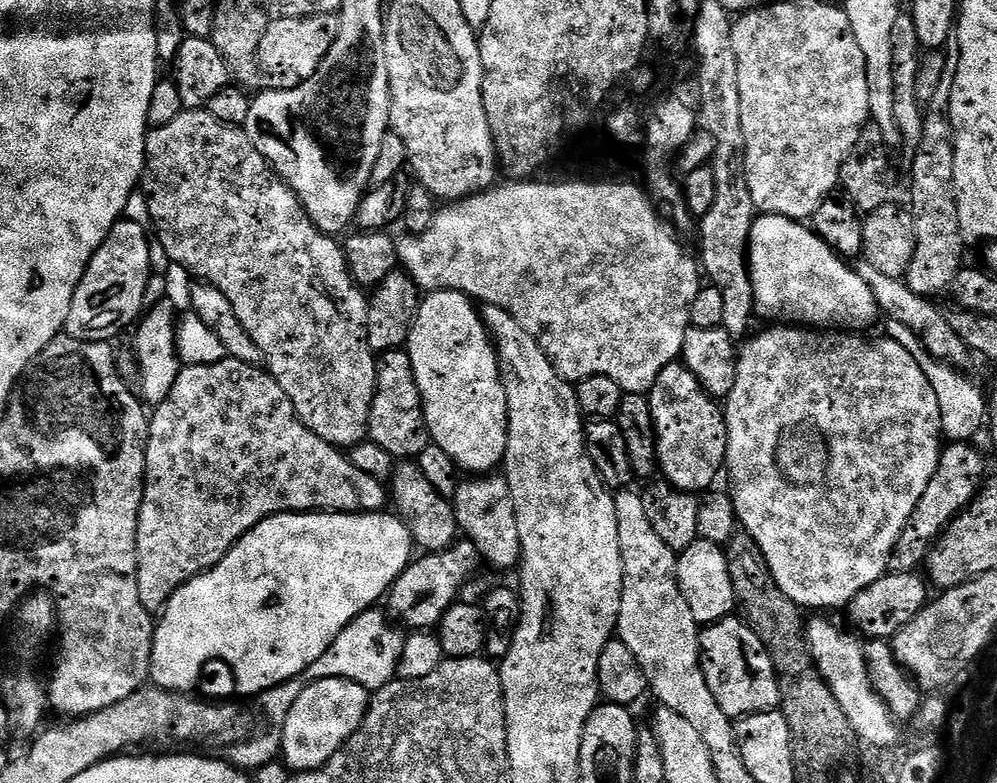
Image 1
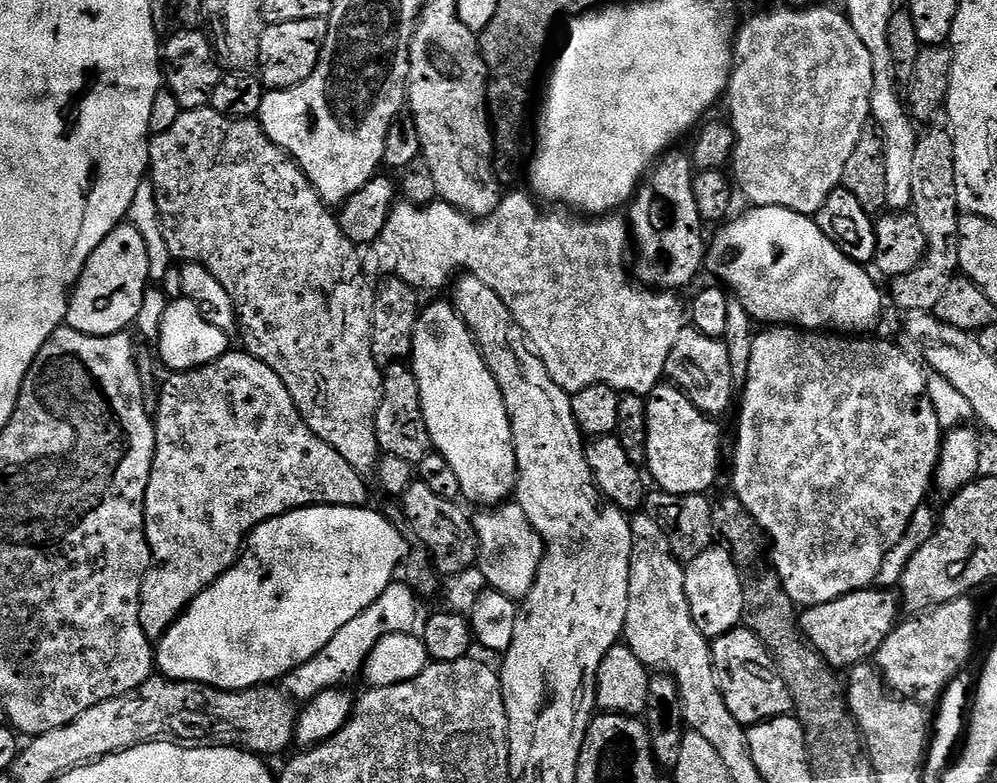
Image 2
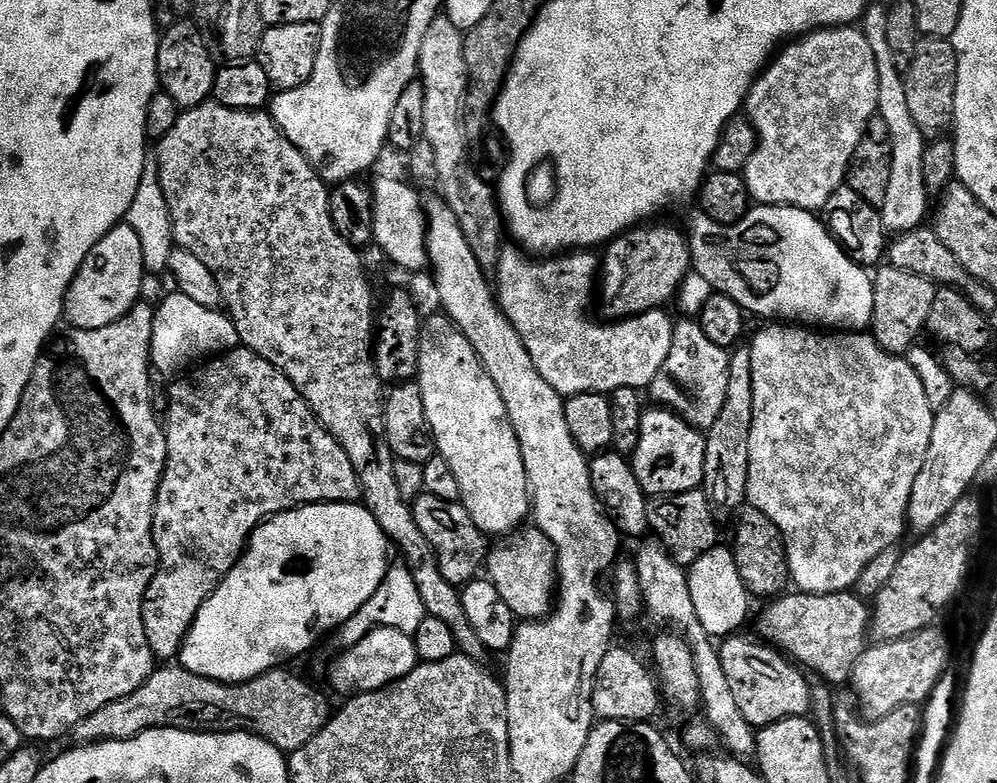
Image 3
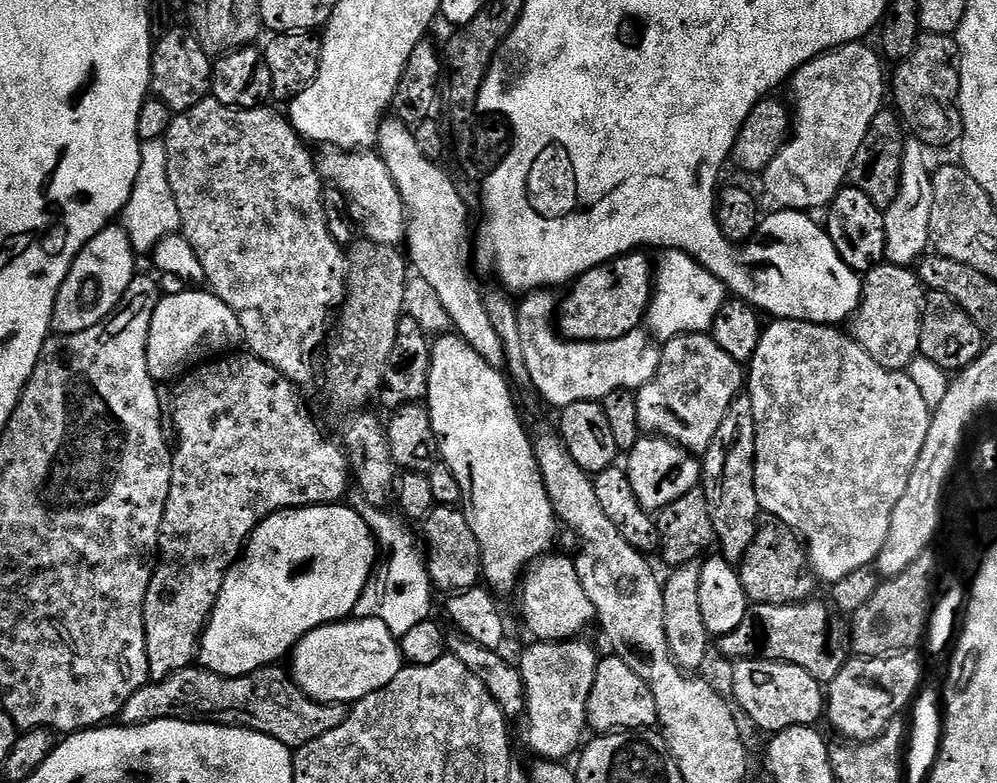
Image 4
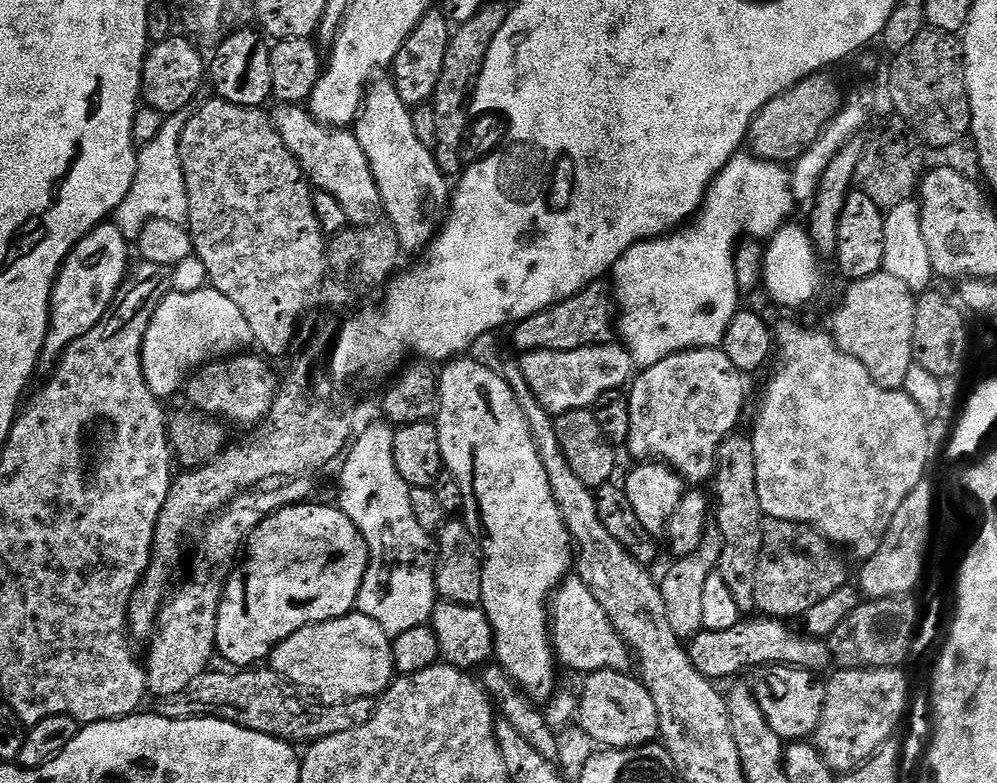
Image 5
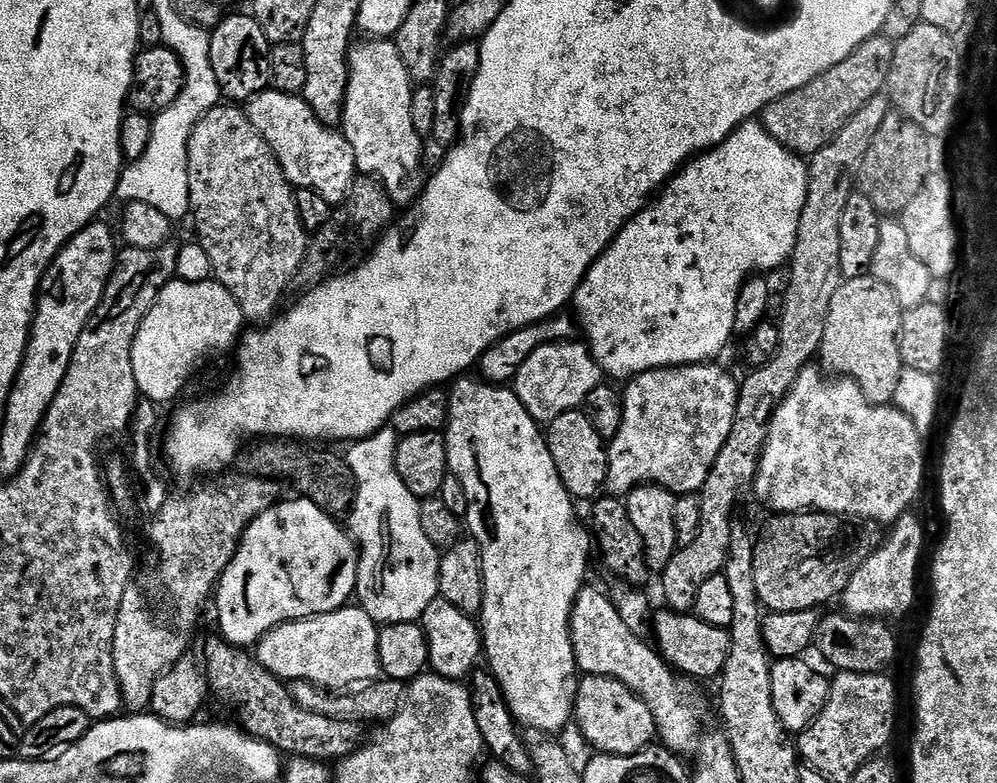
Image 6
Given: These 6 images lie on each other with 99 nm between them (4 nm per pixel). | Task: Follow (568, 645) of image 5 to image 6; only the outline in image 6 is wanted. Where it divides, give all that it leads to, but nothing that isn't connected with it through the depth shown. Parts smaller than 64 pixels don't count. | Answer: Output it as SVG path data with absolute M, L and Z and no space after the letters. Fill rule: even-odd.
M581 588L576 605L572 608L572 645L576 667L584 676L612 676L641 696L654 714L656 731L663 747L677 754L695 753L702 739L700 723L704 708L696 699L700 692L691 679L677 674L664 663L663 656L622 622L607 591ZM696 687L696 688L695 688ZM664 739L664 740L663 740Z

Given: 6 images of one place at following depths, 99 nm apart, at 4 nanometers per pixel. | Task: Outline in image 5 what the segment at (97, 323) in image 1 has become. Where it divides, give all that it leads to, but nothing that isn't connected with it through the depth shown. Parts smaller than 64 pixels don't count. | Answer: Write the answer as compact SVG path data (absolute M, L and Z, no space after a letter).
M105 222L85 234L65 258L56 283L52 285L52 302L48 309L48 333L44 339L43 363L55 365L60 355L79 336L85 336L108 312L120 283L128 274L129 241L116 229L115 223Z

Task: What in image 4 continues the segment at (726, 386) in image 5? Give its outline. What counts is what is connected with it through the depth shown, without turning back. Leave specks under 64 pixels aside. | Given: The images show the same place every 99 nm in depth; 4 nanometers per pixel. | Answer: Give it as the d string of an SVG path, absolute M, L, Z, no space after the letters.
M692 332L689 336L676 336L663 345L660 365L654 378L636 392L640 431L644 434L659 434L681 444L690 453L703 454L710 442L714 442L714 433L718 431L722 418L726 418L730 402L741 395L745 384L745 369L737 360L730 358L730 354L726 354L726 350L722 350L722 346L718 346L711 335Z

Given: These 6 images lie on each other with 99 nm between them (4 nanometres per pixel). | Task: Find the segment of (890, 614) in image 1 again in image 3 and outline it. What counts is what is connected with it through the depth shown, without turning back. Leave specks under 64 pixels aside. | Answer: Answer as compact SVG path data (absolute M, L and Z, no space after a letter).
M799 590L793 593L793 596L784 594L769 603L772 605L756 620L755 635L813 677L820 676L816 678L823 683L847 685L858 658L862 658L864 649L870 644L872 613L869 605L852 590L830 594Z

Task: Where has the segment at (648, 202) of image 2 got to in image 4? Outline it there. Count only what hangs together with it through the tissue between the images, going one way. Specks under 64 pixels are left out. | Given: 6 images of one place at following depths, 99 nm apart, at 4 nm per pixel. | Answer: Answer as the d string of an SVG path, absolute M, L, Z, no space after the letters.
M644 250L627 252L577 278L558 304L555 322L560 335L565 340L597 344L637 331L645 323L654 287L654 264L648 256Z

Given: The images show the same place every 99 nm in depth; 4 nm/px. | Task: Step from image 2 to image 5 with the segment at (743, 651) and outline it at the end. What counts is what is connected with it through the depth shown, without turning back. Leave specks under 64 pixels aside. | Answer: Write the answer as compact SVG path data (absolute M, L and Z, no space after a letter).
M769 664L761 667L753 676L756 677L750 680L750 687L758 706L762 706L762 714L766 714L766 722L770 722L770 728L785 742L807 741L822 718L826 702L825 681L816 680L820 679L817 673L796 668L792 664Z

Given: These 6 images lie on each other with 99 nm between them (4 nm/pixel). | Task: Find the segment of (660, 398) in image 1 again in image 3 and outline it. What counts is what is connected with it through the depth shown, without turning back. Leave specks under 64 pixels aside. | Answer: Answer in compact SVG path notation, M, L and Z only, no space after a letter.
M652 406L644 413L638 446L630 459L634 474L649 498L695 492L704 482L706 436L701 429L691 428L675 412Z

